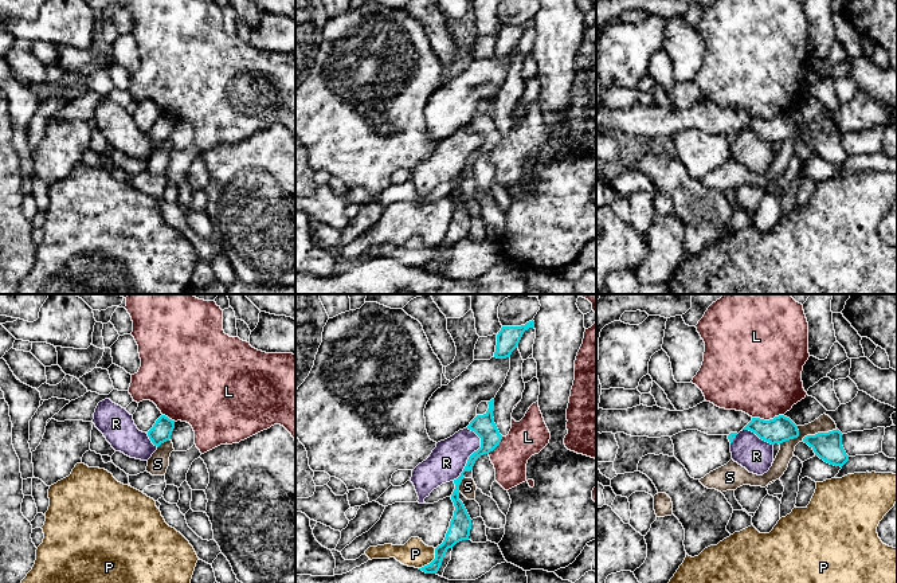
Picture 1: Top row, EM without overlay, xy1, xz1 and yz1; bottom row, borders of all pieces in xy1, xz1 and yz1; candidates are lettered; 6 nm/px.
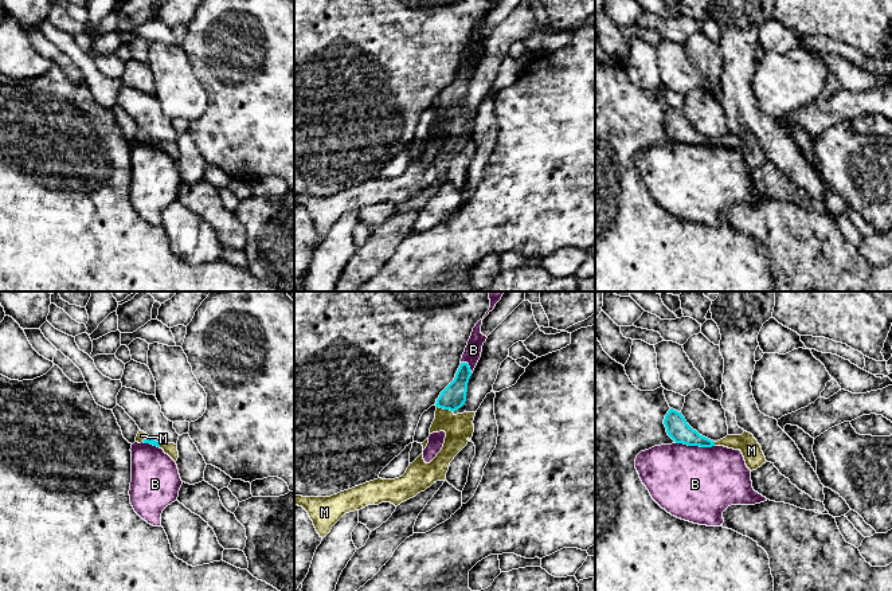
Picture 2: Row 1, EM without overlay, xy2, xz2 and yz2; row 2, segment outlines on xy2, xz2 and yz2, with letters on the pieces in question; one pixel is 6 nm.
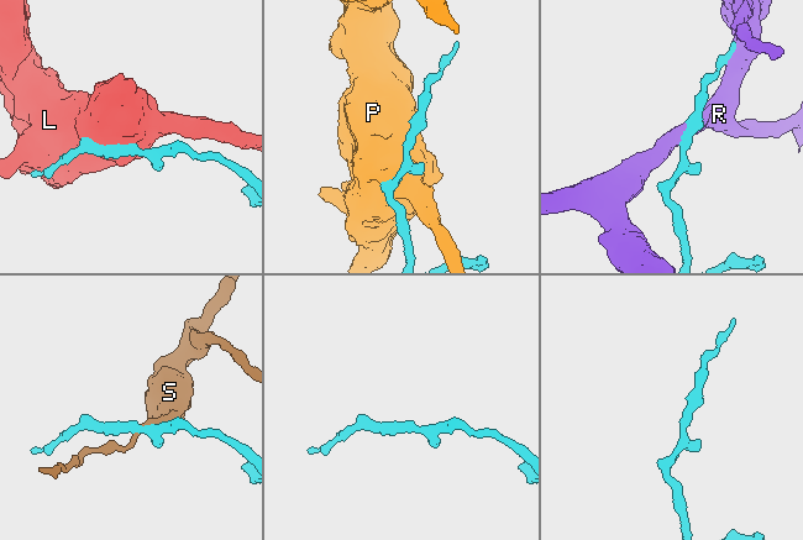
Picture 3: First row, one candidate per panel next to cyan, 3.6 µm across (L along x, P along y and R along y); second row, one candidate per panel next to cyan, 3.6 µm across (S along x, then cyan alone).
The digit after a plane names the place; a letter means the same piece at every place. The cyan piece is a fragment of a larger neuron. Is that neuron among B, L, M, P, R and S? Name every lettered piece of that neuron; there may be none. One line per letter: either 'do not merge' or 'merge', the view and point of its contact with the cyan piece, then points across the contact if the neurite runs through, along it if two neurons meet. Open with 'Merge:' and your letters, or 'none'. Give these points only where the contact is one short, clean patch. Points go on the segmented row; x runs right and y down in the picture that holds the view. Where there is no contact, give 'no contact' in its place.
Merge: M
B: do not merge; contact yz2 (695, 445); border yz2 (676, 442), (714, 446)
L: do not merge; contact yz1 (767, 421)
M: merge; contact xz2 (445, 408); way xz2 (453, 396), (445, 408), (458, 427)
P: do not merge; contact xz1 (433, 560); border xz1 (435, 548), (435, 556), (419, 568)
R: do not merge; contact xz1 (471, 454)
S: do not merge; contact yz1 (818, 433); border yz1 (837, 429), (807, 434), (802, 441)

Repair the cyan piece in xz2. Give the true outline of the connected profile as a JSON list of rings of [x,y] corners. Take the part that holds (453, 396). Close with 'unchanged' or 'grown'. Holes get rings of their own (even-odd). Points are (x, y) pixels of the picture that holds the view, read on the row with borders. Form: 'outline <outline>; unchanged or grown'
outline [[[461,363],[454,380],[437,399],[430,434],[445,431],[446,438],[442,450],[430,463],[425,462],[422,453],[399,478],[377,478],[330,497],[294,496],[294,504],[308,512],[320,537],[324,539],[345,513],[382,502],[398,506],[434,482],[446,480],[450,462],[472,441],[474,433],[476,412],[454,414],[466,402],[470,376],[469,364]]]; grown

